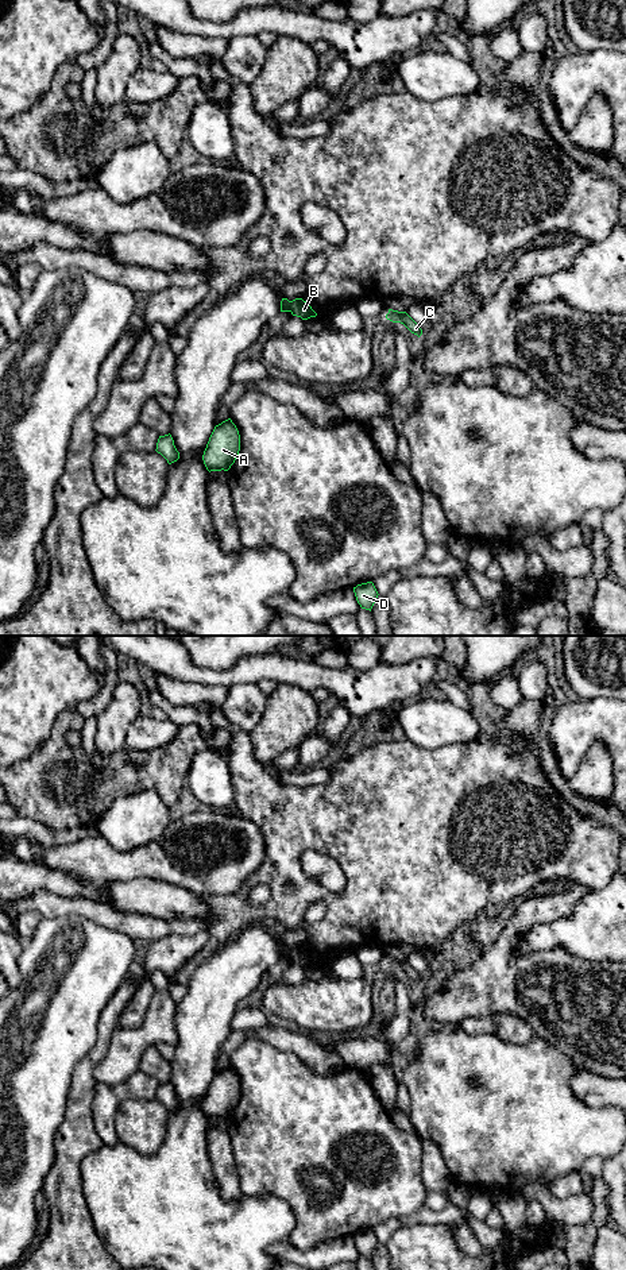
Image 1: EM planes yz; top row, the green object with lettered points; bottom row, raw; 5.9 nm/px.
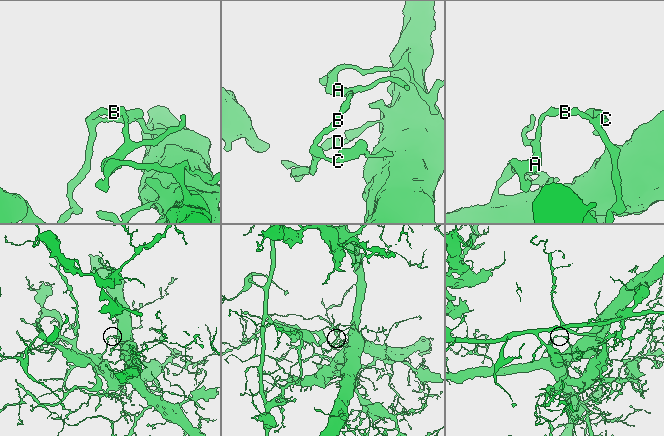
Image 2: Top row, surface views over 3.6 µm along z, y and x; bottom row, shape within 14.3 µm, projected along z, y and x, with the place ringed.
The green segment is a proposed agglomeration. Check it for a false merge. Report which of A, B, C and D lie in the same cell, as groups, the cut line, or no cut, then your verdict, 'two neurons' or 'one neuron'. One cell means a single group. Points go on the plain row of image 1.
A D / B C; cut in yz along (289, 949), (290, 958); two neurons

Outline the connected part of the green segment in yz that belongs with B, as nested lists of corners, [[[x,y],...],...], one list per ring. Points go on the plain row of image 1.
[[[295,946],[290,949],[290,960],[293,964],[301,965],[302,968],[317,964],[312,954],[302,946]]]

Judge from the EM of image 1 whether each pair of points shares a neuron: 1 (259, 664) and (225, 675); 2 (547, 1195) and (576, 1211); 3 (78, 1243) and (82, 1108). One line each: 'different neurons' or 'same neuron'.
1: same neuron
2: same neuron
3: same neuron

